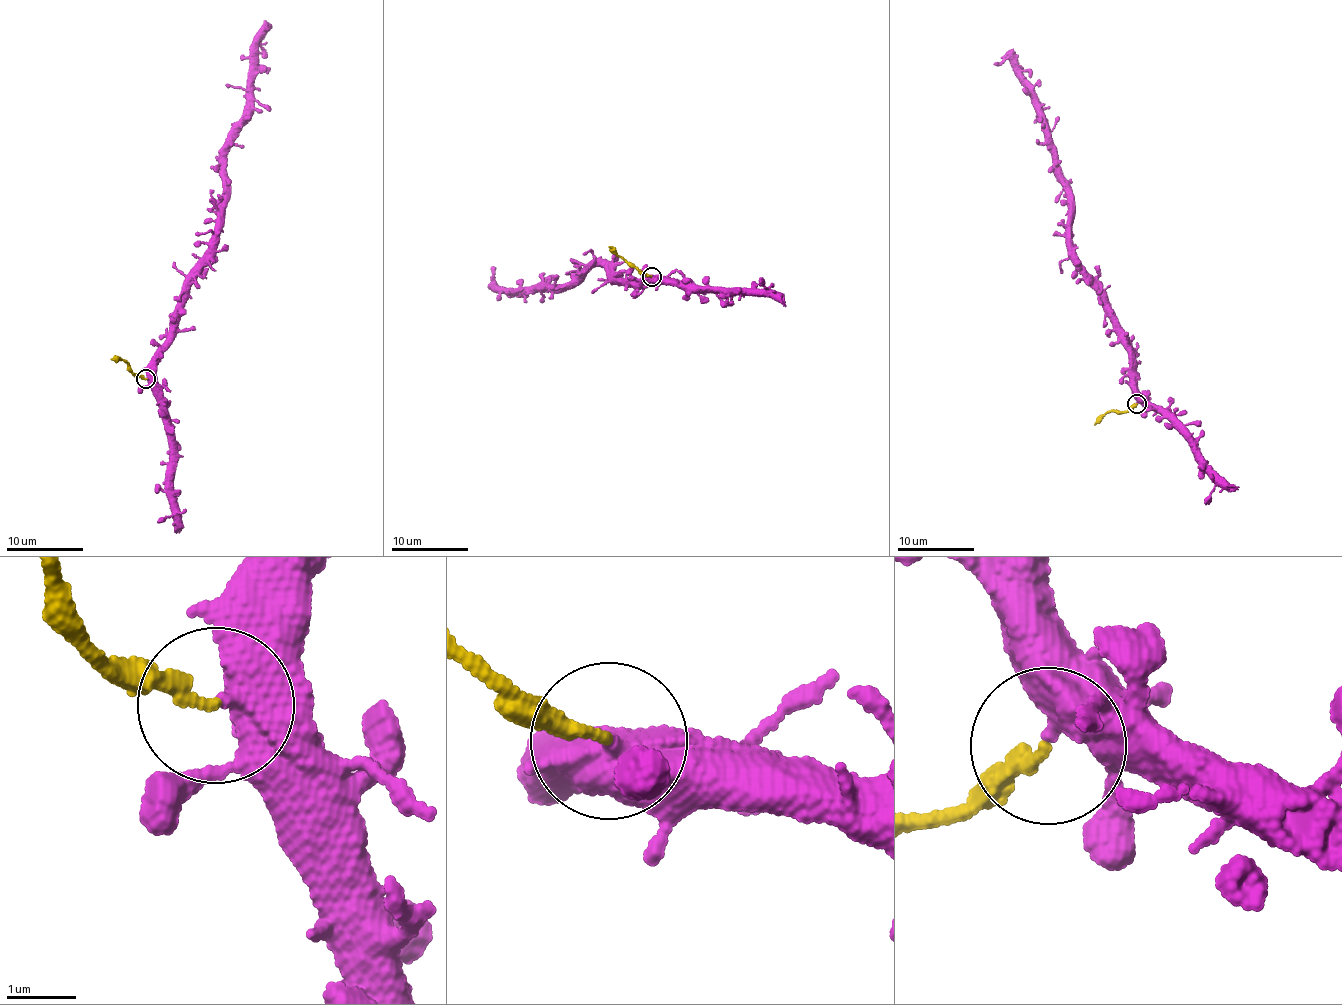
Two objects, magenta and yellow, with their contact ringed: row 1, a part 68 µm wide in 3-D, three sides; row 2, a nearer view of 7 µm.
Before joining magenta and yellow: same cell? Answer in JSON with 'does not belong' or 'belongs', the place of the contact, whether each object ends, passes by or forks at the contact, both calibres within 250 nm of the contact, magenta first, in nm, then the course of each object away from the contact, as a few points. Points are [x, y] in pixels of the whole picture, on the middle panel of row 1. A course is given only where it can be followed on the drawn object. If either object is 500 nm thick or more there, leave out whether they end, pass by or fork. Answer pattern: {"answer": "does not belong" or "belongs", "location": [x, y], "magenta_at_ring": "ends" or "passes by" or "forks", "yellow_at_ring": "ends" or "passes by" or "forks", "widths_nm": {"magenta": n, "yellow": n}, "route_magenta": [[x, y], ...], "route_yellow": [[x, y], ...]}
{"answer": "does not belong", "location": [651, 276], "widths_nm": {"magenta": 600, "yellow": 200}, "route_magenta": [[651, 277], [640, 287], [626, 286], [595, 264], [556, 292], [538, 288], [520, 295], [494, 283], [491, 267]], "route_yellow": [[651, 277], [636, 269], [609, 245]]}

